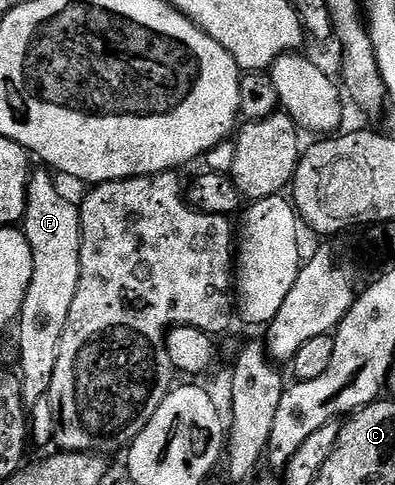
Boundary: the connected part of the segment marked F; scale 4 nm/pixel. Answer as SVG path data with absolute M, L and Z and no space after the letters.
M45 168L30 177L23 219L27 244L31 244L33 271L21 309L21 339L17 346L21 349L21 396L29 404L48 395L59 352L59 340L71 312L71 300L75 298L81 271L81 211L76 201L73 203L61 195L52 177L56 178Z

